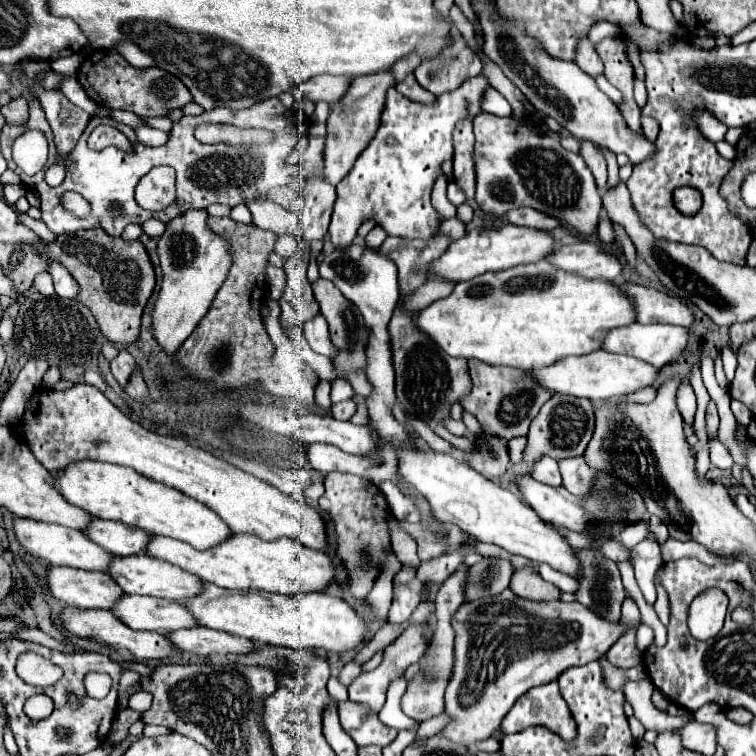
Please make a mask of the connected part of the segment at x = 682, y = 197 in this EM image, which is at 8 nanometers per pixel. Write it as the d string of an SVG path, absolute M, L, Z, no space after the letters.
M678 187L672 195L672 201L682 215L696 215L702 207L702 195L692 187Z

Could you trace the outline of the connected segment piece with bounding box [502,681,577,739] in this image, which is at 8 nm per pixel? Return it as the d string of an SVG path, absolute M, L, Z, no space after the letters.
M558 683L534 687L520 697L502 721L504 733L518 733L532 725L544 725L564 739L576 735L577 726L564 699L560 697Z

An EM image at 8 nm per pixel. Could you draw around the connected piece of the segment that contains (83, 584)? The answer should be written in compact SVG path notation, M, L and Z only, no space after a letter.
M64 567L48 569L48 587L60 603L76 609L112 609L124 595L108 573L84 573Z

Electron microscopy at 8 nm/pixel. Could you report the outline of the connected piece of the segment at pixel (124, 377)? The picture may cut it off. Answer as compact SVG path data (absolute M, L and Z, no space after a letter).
M120 349L120 353L110 361L110 371L112 371L114 379L120 383L120 387L124 387L128 383L134 369L136 369L136 361L126 349Z

